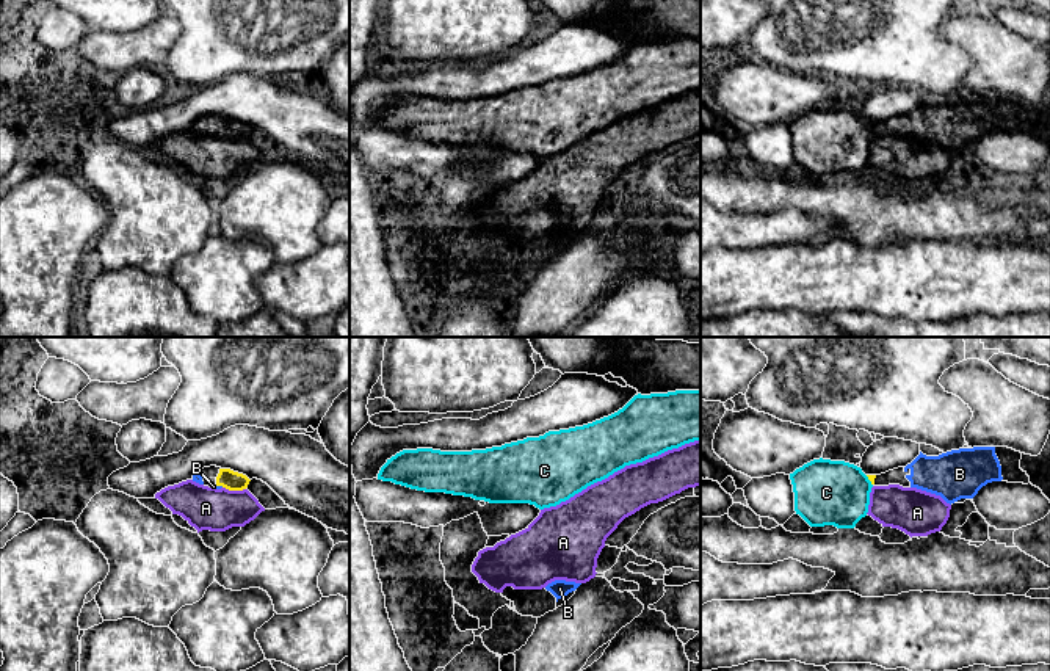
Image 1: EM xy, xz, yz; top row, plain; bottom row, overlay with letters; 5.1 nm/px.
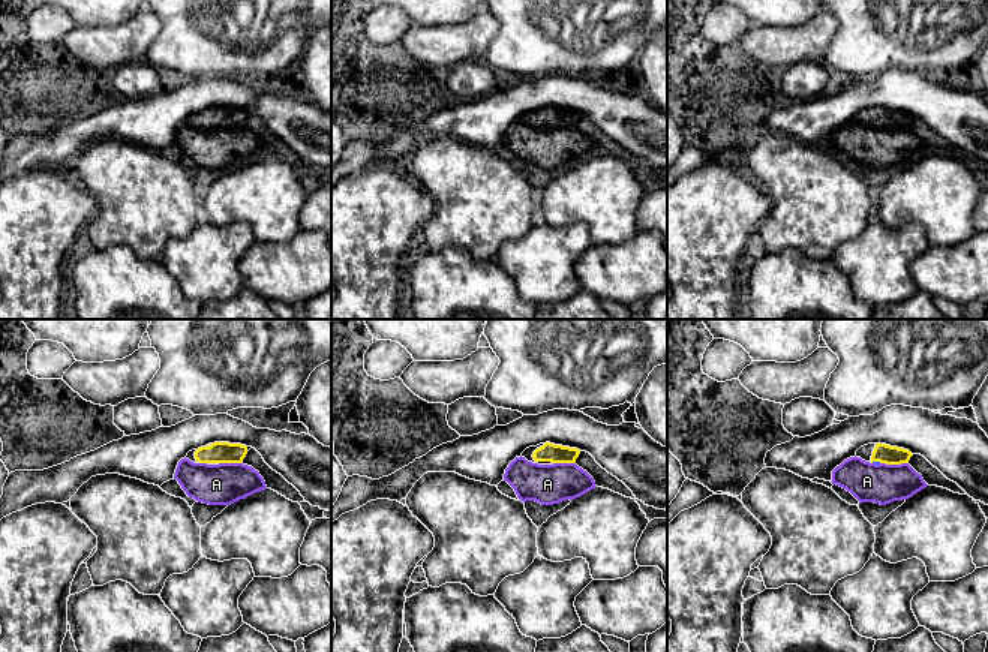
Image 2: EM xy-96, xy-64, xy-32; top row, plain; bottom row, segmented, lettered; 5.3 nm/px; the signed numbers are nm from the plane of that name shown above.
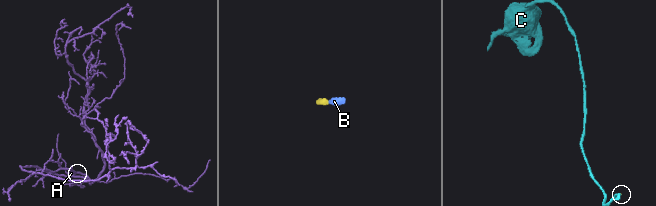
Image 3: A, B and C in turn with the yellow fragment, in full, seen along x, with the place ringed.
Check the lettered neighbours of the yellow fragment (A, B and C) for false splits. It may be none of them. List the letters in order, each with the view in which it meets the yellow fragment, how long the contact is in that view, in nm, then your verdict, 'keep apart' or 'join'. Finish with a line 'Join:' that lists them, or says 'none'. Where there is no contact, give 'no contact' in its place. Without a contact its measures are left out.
A: xy | 120 nm | keep apart
B: xy | 40 nm | join
C: yz | 70 nm | keep apart
Join: B

